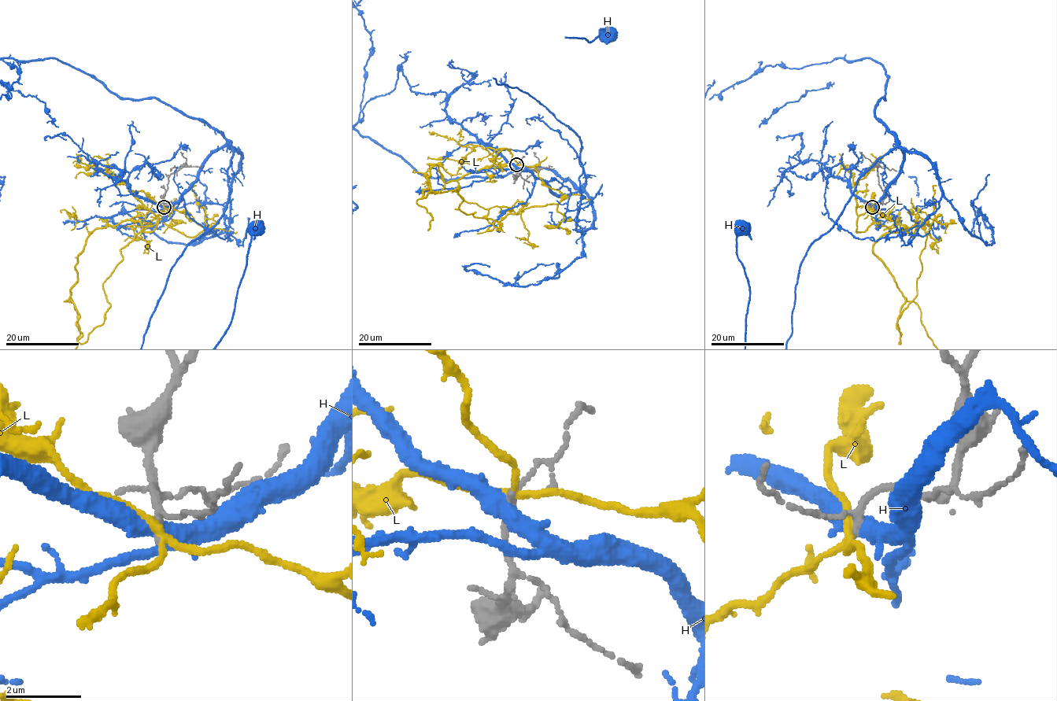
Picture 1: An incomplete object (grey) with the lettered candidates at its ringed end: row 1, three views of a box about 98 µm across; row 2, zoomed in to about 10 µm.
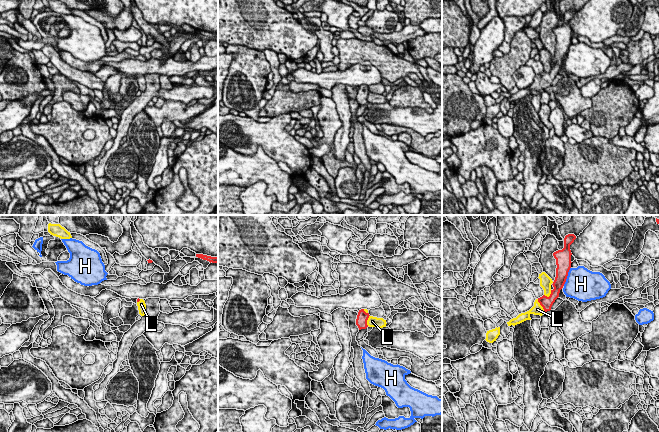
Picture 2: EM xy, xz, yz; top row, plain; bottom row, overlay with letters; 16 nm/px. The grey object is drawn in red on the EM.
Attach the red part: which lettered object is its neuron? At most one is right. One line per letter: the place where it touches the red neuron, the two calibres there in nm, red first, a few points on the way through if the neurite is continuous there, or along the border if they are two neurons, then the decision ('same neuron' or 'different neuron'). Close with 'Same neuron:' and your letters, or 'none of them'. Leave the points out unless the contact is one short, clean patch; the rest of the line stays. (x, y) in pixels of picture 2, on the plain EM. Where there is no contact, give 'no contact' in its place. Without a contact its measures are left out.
H: contact yz (567, 51); calibres 260 and 480 nm; different neuron
L: contact yz (541, 81); calibres 190 and 180 nm; same neuron
Same neuron: L

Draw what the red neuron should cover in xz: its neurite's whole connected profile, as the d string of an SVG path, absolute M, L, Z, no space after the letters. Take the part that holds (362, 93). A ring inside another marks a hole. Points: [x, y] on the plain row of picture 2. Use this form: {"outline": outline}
{"outline": "M361 85L358 88L356 101L359 106L369 103L383 104L386 103L386 96L370 92L367 85Z"}

